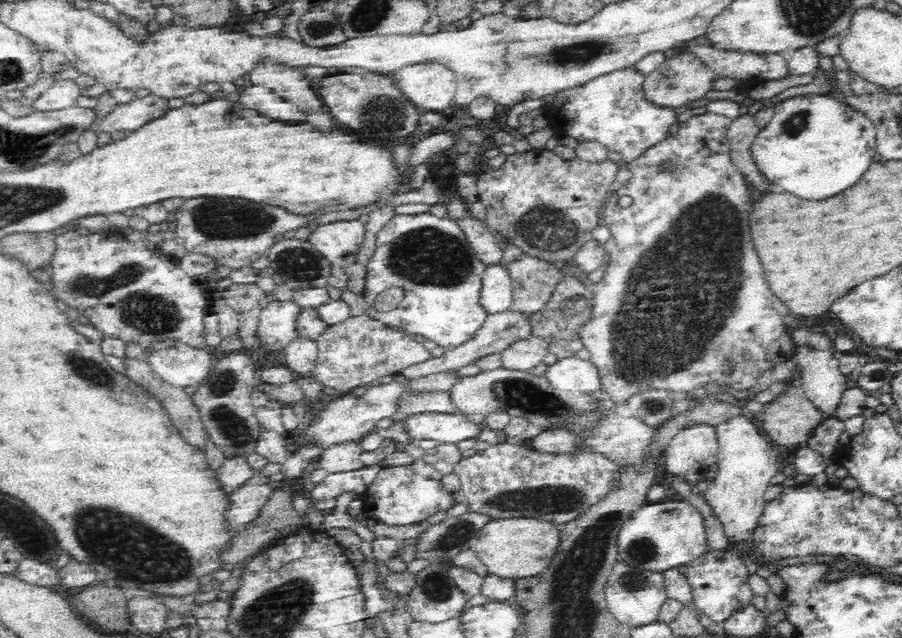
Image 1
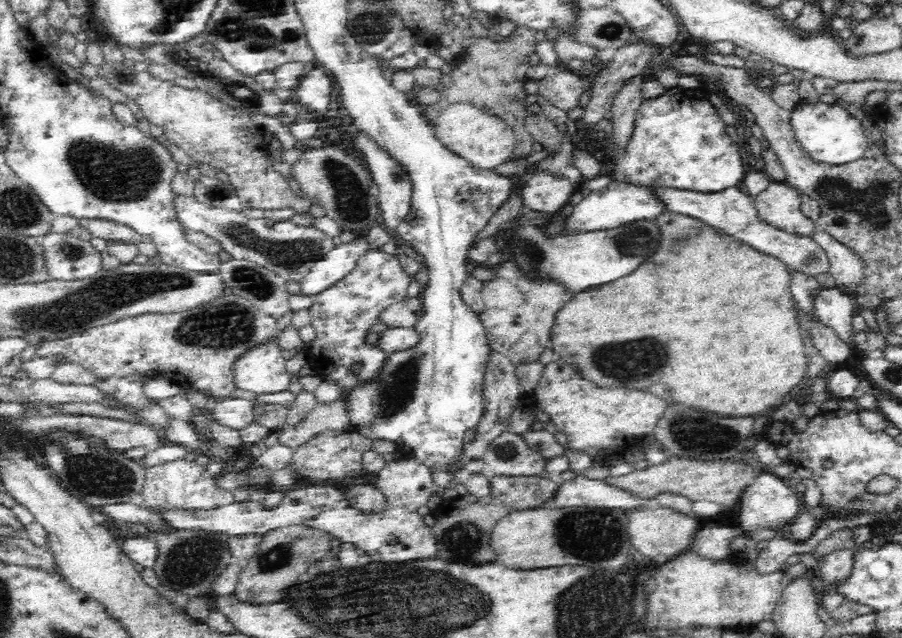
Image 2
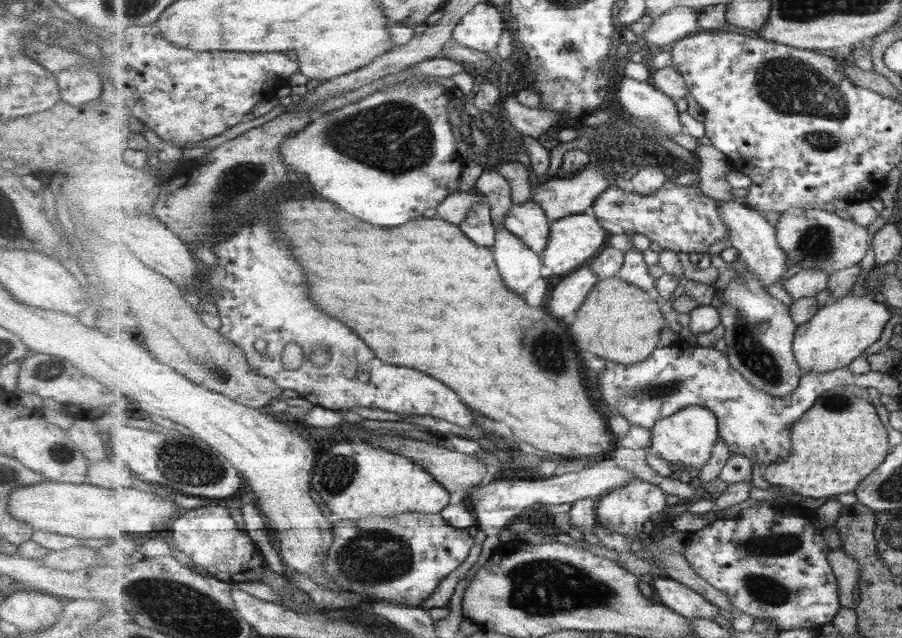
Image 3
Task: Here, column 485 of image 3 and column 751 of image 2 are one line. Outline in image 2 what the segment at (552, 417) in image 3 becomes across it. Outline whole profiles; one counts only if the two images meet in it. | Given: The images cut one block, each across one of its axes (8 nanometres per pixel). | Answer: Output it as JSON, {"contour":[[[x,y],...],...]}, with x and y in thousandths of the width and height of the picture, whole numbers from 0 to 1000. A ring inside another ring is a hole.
{"contour":[[[736,331],[725,346],[732,356],[732,381],[721,398],[721,404],[714,414],[710,414],[701,429],[687,439],[681,439],[678,445],[665,447],[645,458],[643,464],[636,462],[632,467],[632,473],[618,489],[611,517],[611,549],[616,553],[618,561],[634,572],[642,586],[651,591],[652,596],[660,597],[661,602],[673,603],[674,608],[678,608],[678,602],[696,602],[696,608],[716,608],[716,614],[723,614],[741,630],[756,630],[769,641],[783,639],[787,646],[805,649],[805,652],[836,654],[836,649],[839,652],[844,644],[860,641],[860,632],[868,627],[876,611],[885,605],[896,583],[895,558],[891,558],[892,536],[889,536],[890,524],[887,524],[886,481],[877,456],[878,425],[868,408],[840,395],[830,382],[780,351],[776,343],[752,332]],[[690,533],[732,533],[732,536],[723,536],[723,542],[707,542],[707,536],[690,536]]]}

